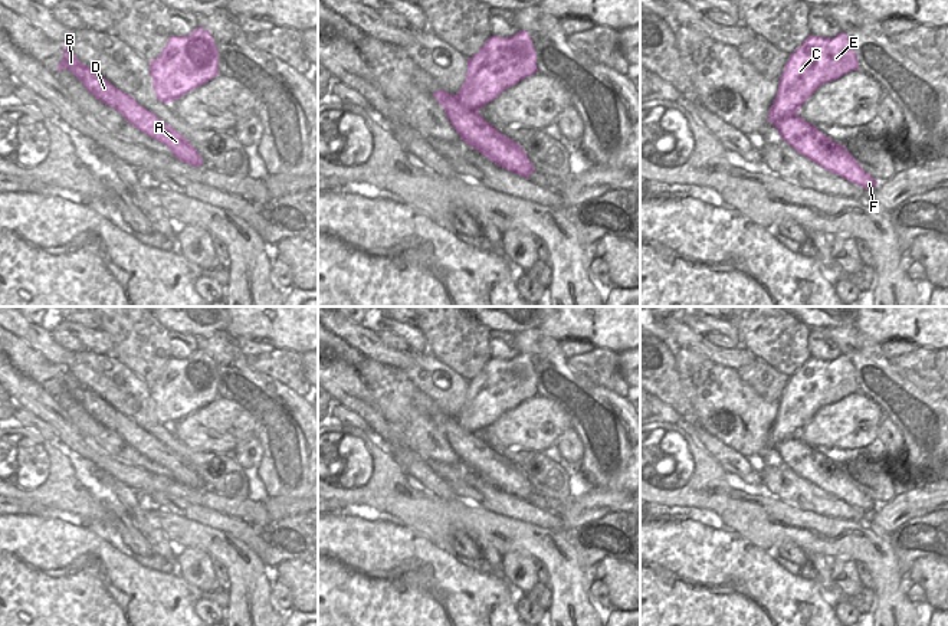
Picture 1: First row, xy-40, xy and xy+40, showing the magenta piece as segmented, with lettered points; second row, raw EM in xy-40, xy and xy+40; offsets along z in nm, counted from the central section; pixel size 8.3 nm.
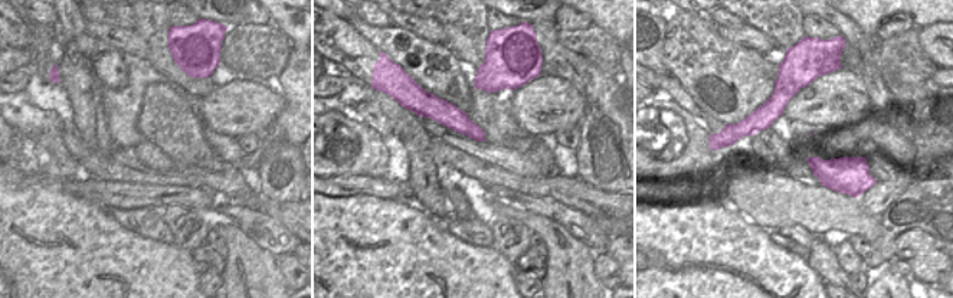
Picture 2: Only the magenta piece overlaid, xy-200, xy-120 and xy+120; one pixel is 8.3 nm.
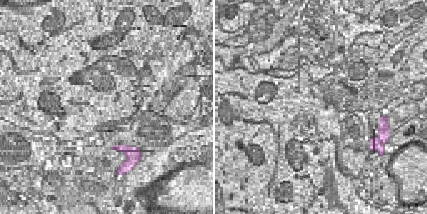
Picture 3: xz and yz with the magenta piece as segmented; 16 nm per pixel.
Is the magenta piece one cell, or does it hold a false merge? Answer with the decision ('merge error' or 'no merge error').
merge error

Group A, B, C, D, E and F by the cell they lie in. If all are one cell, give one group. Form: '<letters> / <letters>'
A B D F / C E

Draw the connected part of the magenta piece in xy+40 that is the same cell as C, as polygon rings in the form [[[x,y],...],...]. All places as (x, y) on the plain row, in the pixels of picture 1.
[[[844,354],[834,360],[810,357],[784,387],[768,445],[775,448],[798,435],[821,407],[856,391],[859,384],[854,366]]]

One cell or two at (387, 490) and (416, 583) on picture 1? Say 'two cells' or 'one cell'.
two cells

